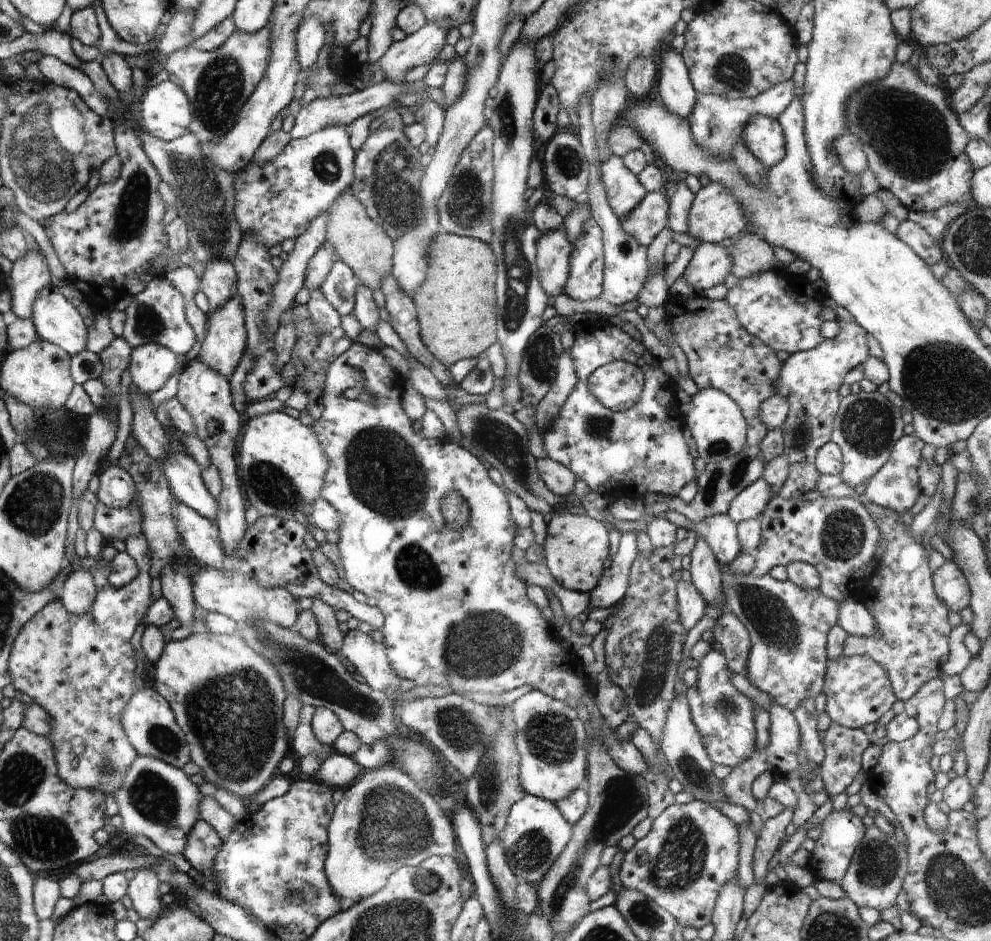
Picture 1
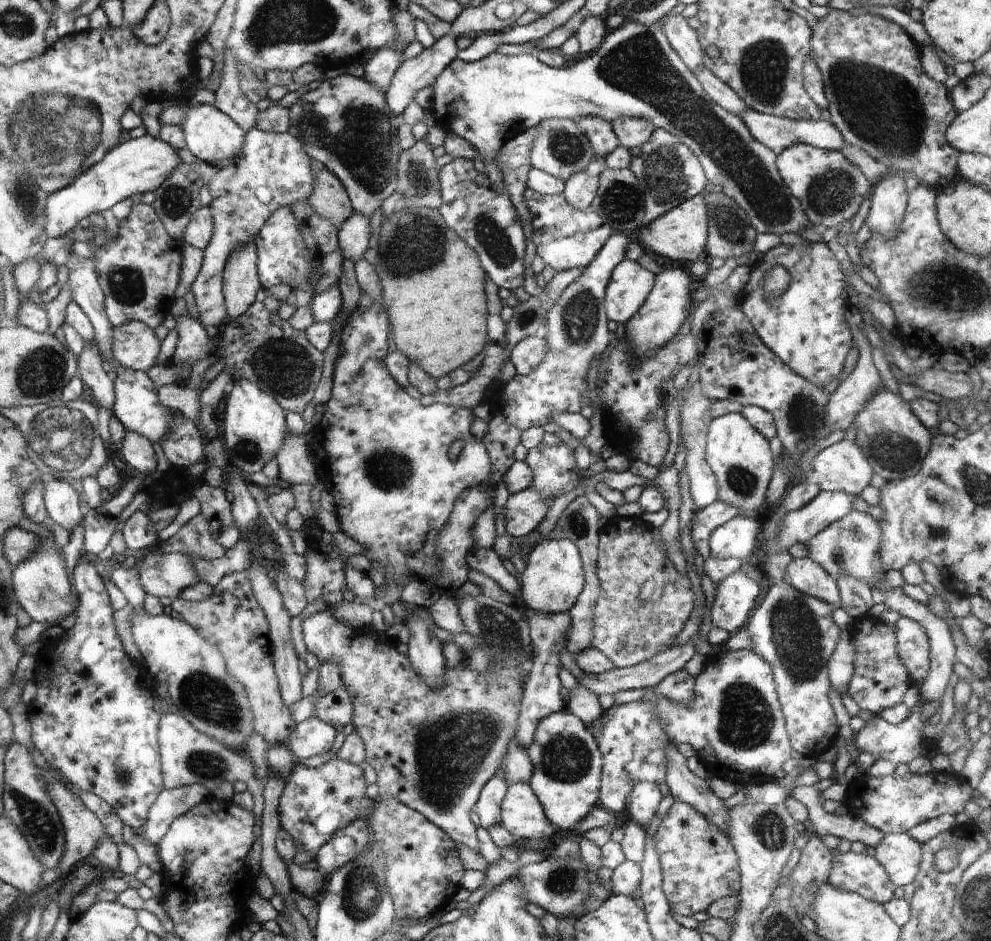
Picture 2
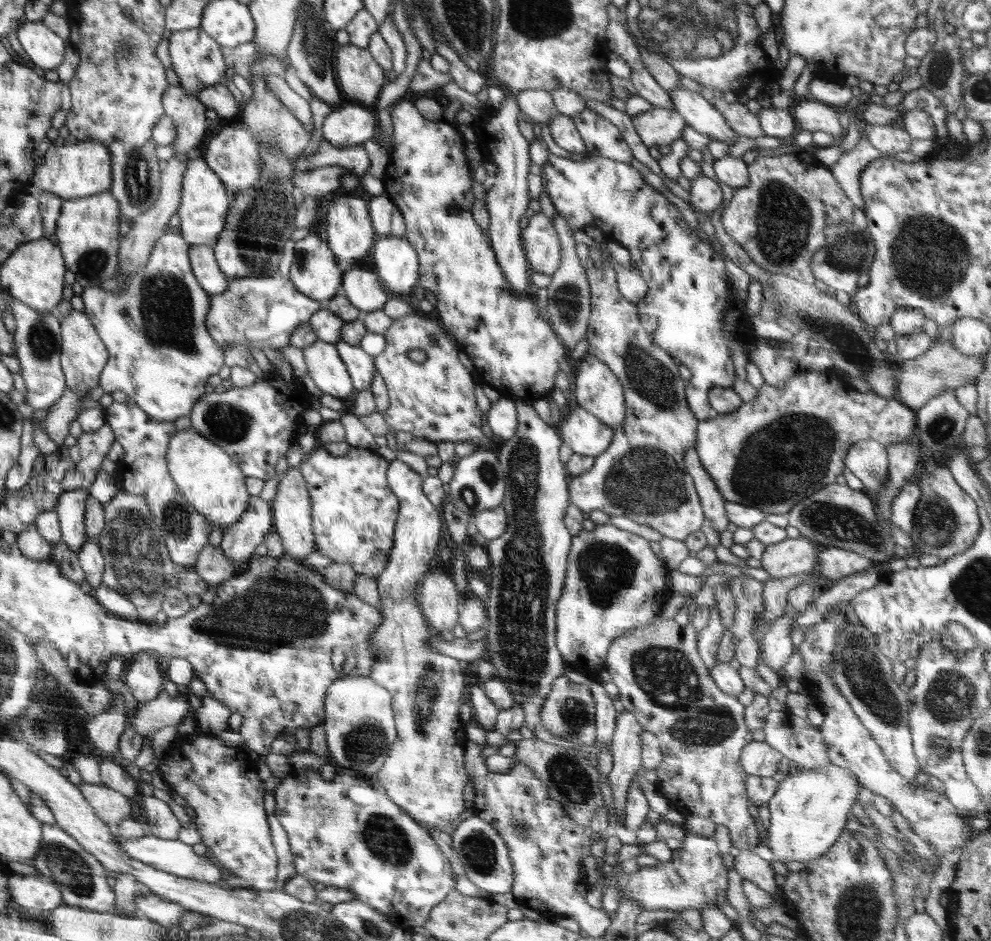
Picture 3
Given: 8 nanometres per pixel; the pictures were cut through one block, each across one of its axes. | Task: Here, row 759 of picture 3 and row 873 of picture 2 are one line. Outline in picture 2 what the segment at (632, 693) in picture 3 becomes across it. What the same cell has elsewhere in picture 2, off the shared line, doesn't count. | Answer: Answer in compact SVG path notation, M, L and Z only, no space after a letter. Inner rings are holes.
M675 800L654 832L653 839L663 870L662 890L672 913L692 916L706 912L718 898L739 894L741 876L731 840L692 806Z

